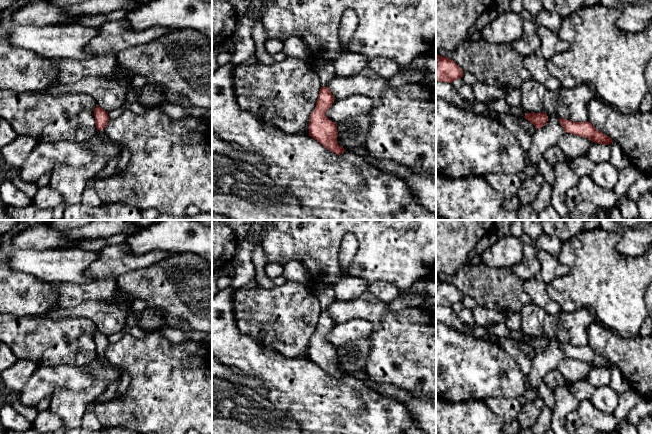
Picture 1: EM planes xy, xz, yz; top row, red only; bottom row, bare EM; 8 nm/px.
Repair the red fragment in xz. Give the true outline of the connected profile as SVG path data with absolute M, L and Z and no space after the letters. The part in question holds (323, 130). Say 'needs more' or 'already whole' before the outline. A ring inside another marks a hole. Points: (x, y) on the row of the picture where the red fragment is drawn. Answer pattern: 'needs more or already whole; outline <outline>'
already whole; outline M321 87L316 107L309 119L309 136L317 140L322 146L331 152L340 155L345 149L338 145L337 124L330 121L325 115L332 106L335 98L329 87Z

